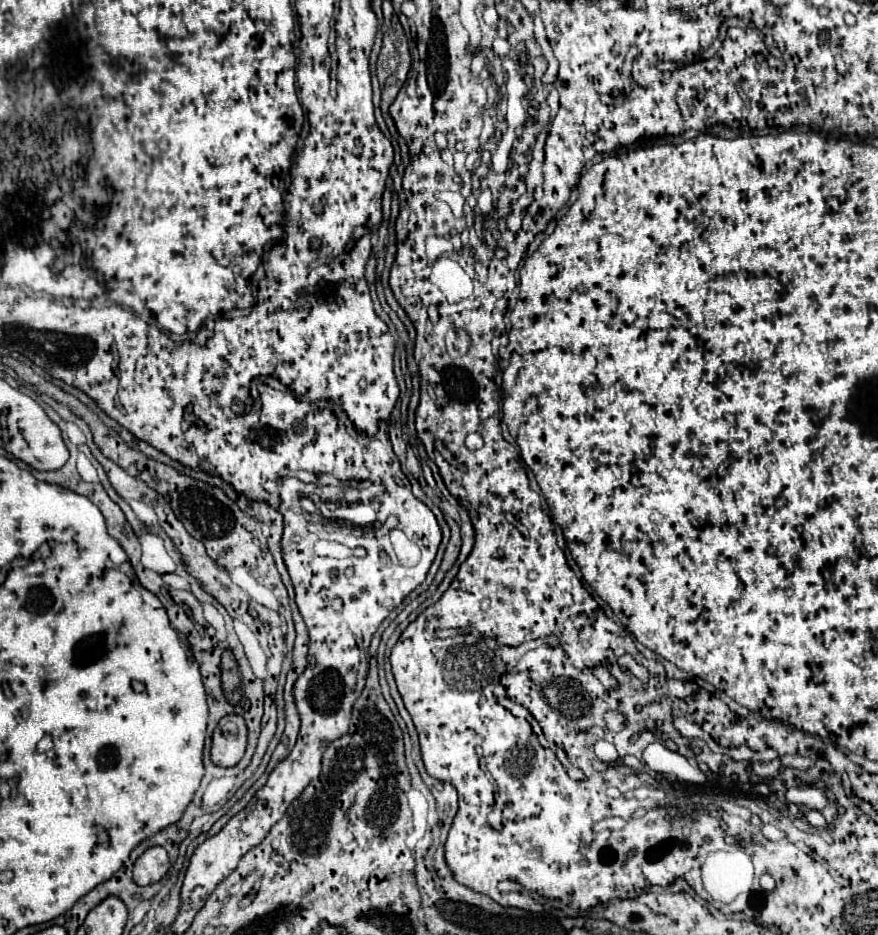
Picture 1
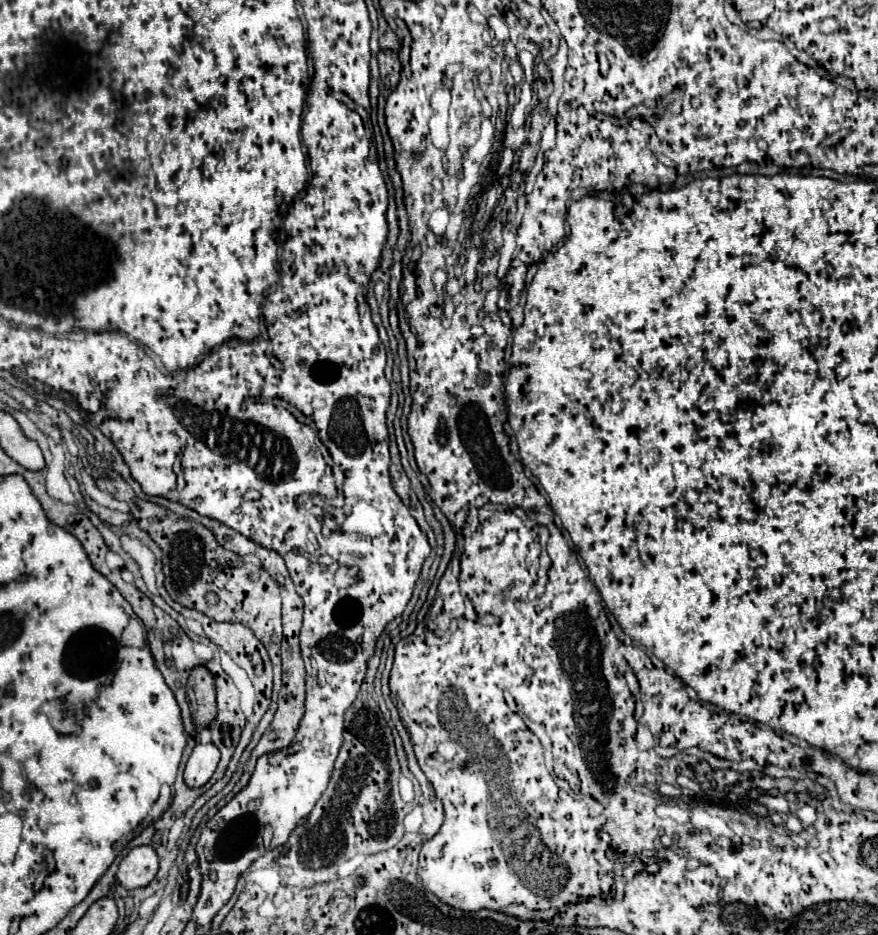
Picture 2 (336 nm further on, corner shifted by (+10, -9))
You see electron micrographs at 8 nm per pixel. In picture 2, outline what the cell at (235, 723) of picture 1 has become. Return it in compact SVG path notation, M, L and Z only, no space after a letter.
M200 743L194 747L186 769L184 769L184 781L188 787L202 787L216 771L220 761L220 751L214 743Z

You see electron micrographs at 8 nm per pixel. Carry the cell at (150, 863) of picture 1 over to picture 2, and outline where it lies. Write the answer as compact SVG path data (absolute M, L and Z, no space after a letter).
M134 847L122 861L116 873L118 883L124 889L140 889L152 883L158 873L158 855L152 847Z

